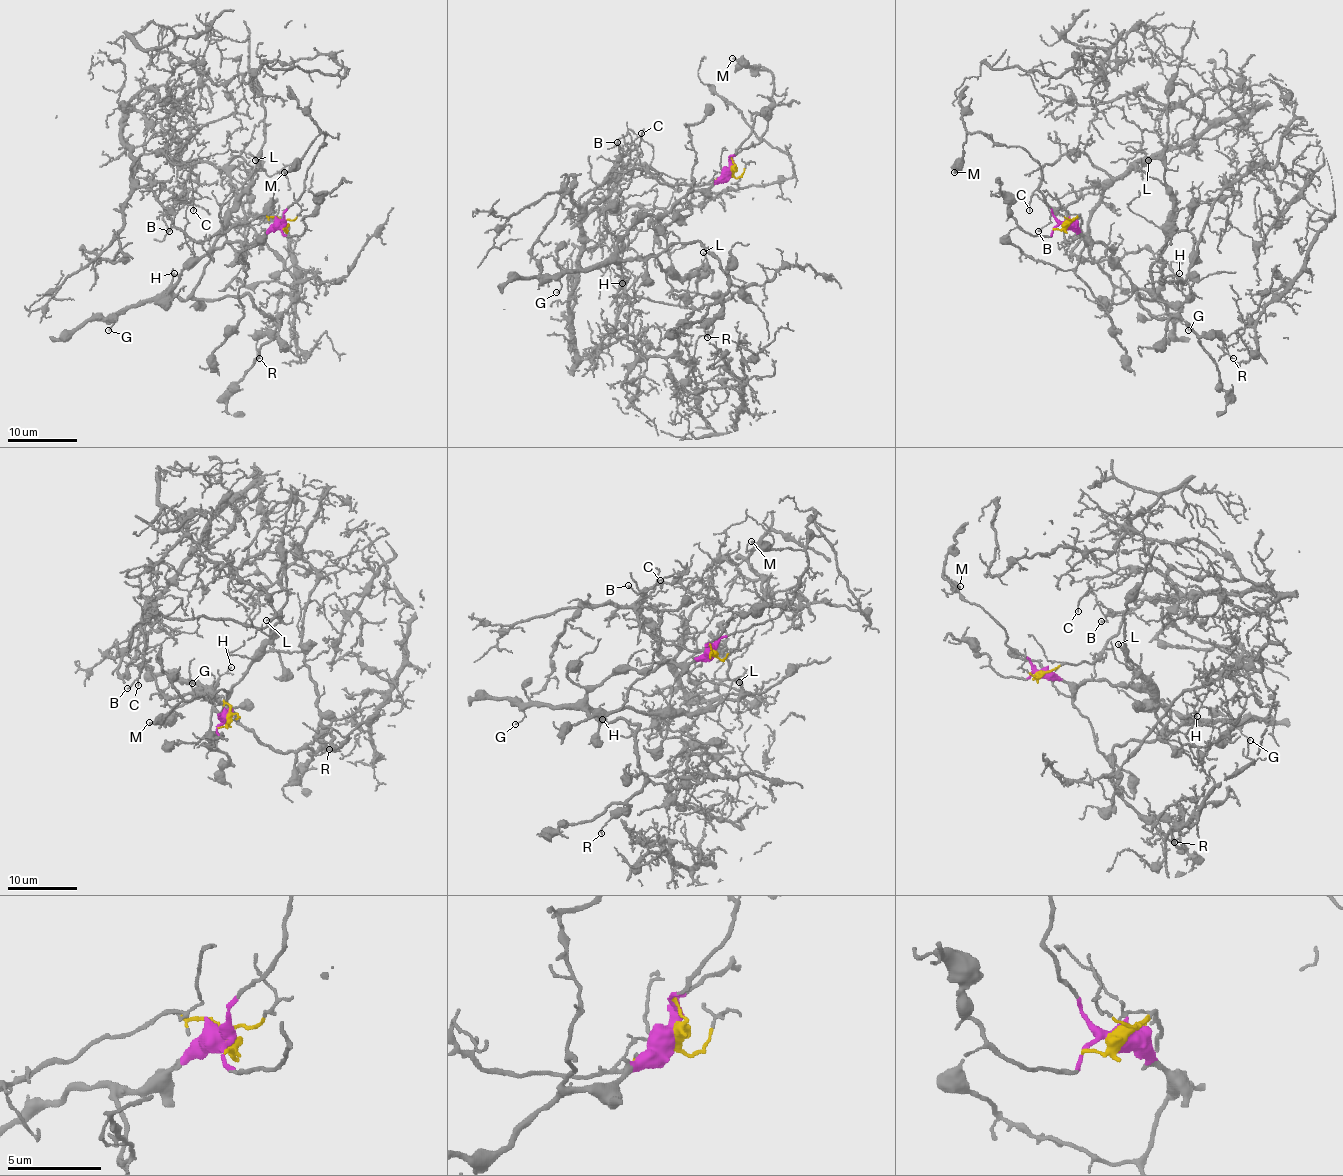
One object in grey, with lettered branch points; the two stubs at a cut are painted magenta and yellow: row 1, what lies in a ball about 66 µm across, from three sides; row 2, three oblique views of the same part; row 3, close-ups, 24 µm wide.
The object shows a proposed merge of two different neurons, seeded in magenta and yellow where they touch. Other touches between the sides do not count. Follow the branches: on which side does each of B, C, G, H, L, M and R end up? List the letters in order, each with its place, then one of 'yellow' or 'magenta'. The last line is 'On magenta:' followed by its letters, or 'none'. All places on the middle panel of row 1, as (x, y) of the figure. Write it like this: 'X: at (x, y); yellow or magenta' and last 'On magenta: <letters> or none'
B: at (617, 142); yellow
C: at (641, 133); yellow
G: at (556, 292); magenta
H: at (622, 283); magenta
L: at (703, 252); magenta
M: at (732, 58); magenta
R: at (707, 337); magenta
On magenta: G, H, L, M, R

